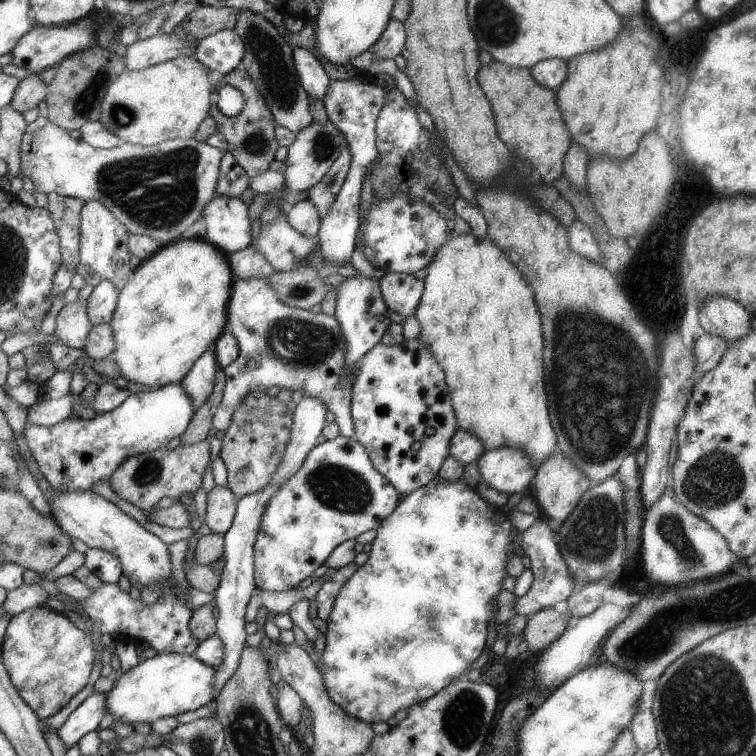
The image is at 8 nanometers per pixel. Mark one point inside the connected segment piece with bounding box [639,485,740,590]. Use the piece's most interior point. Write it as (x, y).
(676, 547)

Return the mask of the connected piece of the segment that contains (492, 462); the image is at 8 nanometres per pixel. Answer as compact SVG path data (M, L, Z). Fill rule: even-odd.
M508 447L485 451L476 466L480 480L488 488L507 496L522 493L536 472L520 451Z

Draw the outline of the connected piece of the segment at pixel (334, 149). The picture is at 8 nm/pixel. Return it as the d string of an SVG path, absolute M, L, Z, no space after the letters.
M328 120L327 123L312 122L298 131L293 143L287 148L284 161L284 188L288 191L309 191L327 173L339 155L343 134Z

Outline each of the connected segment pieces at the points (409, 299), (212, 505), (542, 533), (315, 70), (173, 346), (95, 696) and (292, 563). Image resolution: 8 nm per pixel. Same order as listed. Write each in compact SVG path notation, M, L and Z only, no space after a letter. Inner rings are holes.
M385 273L378 280L378 288L387 310L405 317L415 311L424 290L424 280L404 273Z
M214 486L207 494L207 508L205 512L206 530L215 535L222 534L231 527L236 510L236 496L226 487Z
M540 516L535 518L534 524L520 533L519 544L527 556L532 573L532 584L529 591L521 597L516 597L511 606L514 615L533 615L540 609L553 607L556 602L565 601L573 592L575 580L570 576L567 566L559 553L553 530Z
M295 47L292 50L292 60L303 90L311 101L321 101L327 93L330 80L321 63L306 49Z
M199 237L177 239L161 245L158 252L141 262L131 278L118 292L109 327L114 348L109 354L118 374L128 382L157 389L167 384L179 383L191 369L195 360L223 332L226 305L232 284L227 257Z
M93 691L56 730L57 737L65 749L69 749L81 736L97 728L104 716L103 695Z
M338 435L316 445L307 452L299 470L269 498L263 510L253 546L255 587L270 592L293 589L299 582L311 577L312 572L324 564L327 556L339 544L355 539L368 530L376 530L400 500L395 488L372 468L367 452L352 437Z

